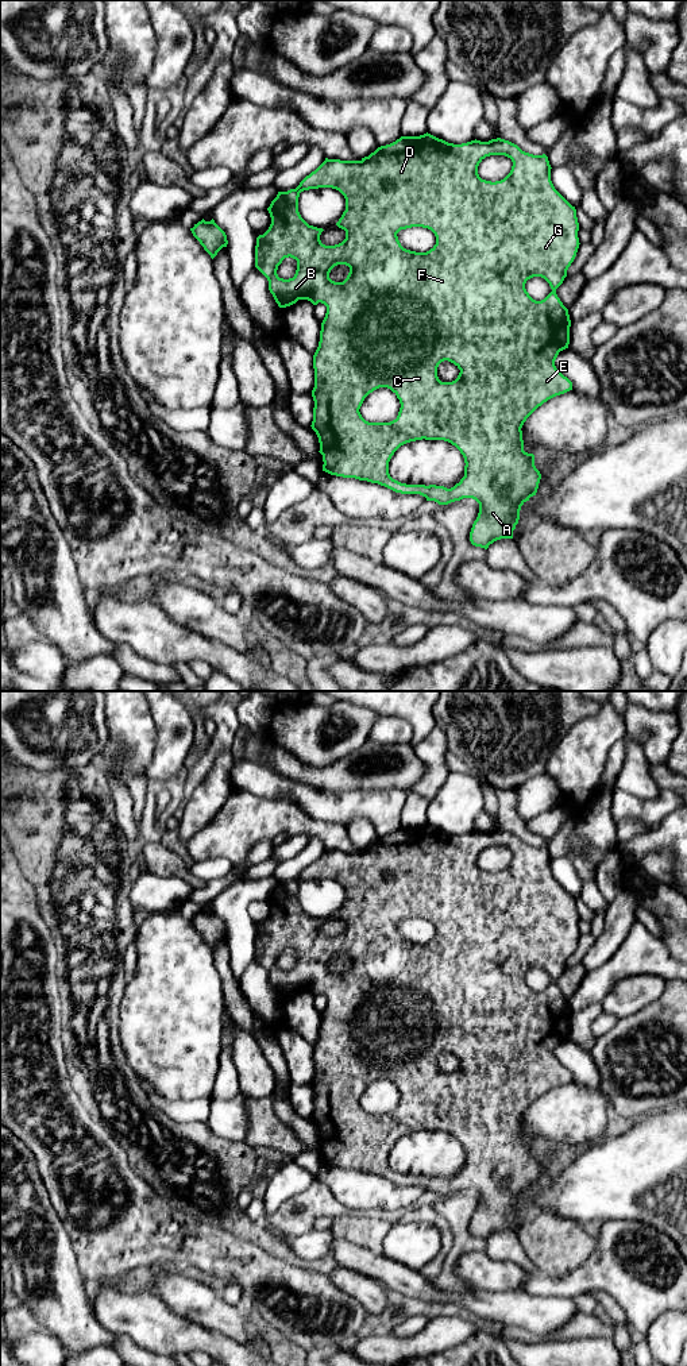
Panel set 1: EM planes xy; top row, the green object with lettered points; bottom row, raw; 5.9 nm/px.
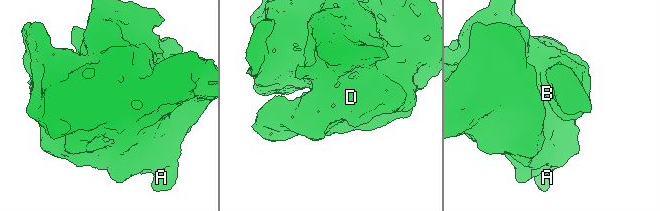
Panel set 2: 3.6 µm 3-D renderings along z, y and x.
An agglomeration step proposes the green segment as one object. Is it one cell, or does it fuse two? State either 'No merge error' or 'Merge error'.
No merge error

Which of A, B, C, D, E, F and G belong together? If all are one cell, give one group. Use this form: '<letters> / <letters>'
A B C D E F G

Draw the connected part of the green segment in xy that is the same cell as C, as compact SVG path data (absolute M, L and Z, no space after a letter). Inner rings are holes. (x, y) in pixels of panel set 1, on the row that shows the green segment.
M431 134L420 136L401 136L395 142L378 147L368 157L360 161L328 159L309 175L306 175L296 189L278 192L277 197L267 208L271 224L269 229L256 238L255 246L255 267L267 278L269 290L279 308L296 304L298 300L308 300L313 305L319 302L327 306L325 317L321 323L319 347L313 355L314 387L312 397L314 401L312 429L316 432L320 443L320 454L323 455L323 471L343 476L355 478L378 483L395 493L420 494L427 501L435 501L439 505L448 505L463 498L472 498L479 503L479 513L470 532L470 541L475 547L487 549L490 544L501 539L513 539L513 530L520 520L521 506L536 495L541 479L540 471L534 466L534 455L524 451L522 425L526 418L548 400L572 390L572 382L564 377L555 366L555 360L560 351L568 348L571 320L568 309L563 305L556 294L556 289L567 277L567 270L574 262L579 248L579 223L576 209L572 207L553 186L551 181L551 165L548 157L533 155L522 151L517 144L497 138L489 142L471 140L462 144L448 143ZM490 155L505 155L512 159L510 173L501 181L486 181L478 174L479 163ZM332 188L339 190L346 198L346 211L336 225L346 231L346 239L335 246L325 246L320 240L324 231L309 225L298 212L300 193L309 189ZM422 227L431 229L436 236L436 244L427 252L416 252L401 246L397 234L401 229ZM285 258L297 261L297 270L293 278L283 279L277 274L278 266ZM337 265L350 267L350 273L343 282L335 282L329 278L331 270ZM533 277L544 278L552 292L541 301L533 300L525 289L528 279ZM448 360L459 370L459 375L452 382L441 382L437 377L437 367L441 362ZM379 387L390 389L400 400L401 408L395 420L390 422L368 422L359 409L364 398ZM416 440L444 440L455 445L464 458L464 476L454 487L447 489L436 485L406 485L393 479L389 474L389 462L394 452L404 444Z

